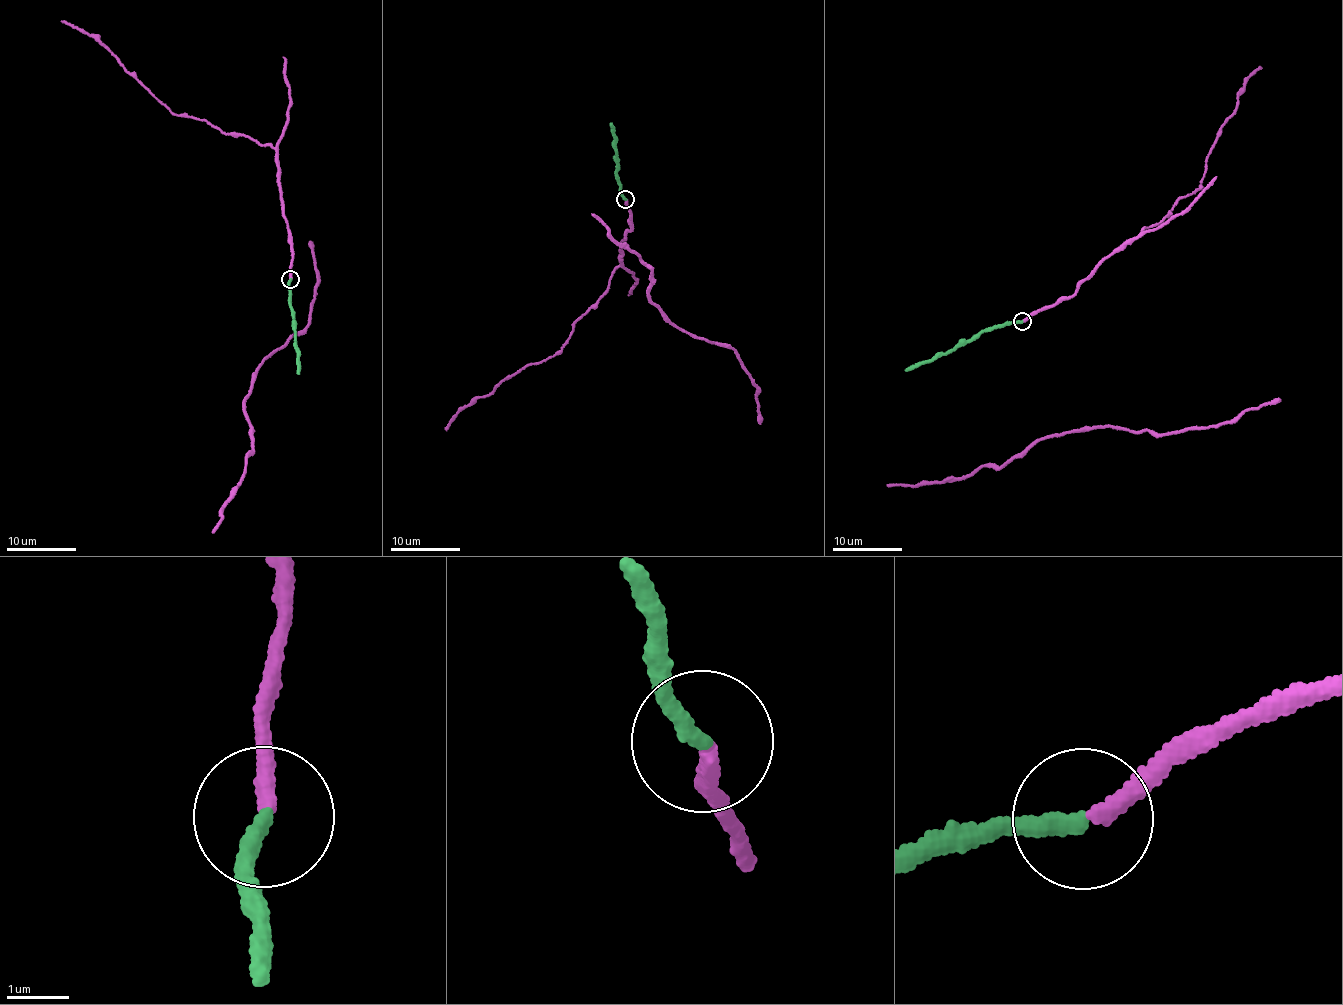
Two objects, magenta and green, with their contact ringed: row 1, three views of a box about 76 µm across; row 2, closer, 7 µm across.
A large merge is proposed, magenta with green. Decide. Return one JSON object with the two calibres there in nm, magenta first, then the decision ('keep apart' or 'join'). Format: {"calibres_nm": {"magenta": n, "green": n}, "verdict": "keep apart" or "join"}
{"calibres_nm": {"magenta": 260, "green": 280}, "verdict": "join"}

